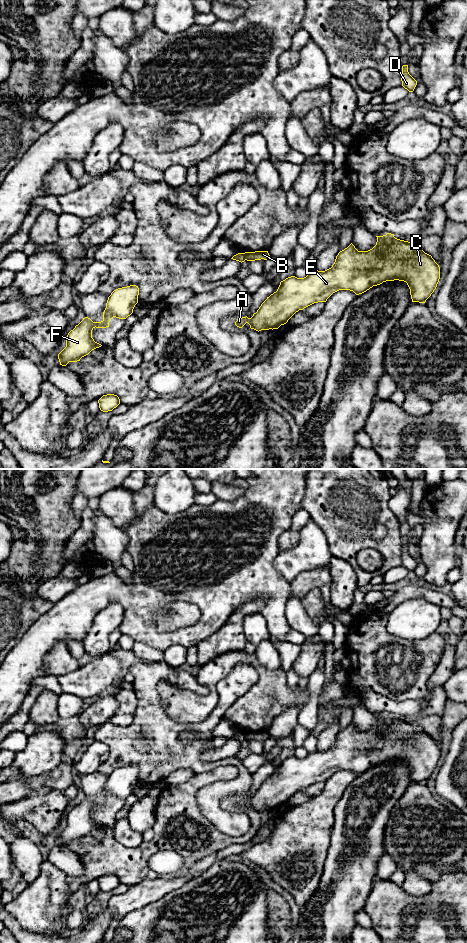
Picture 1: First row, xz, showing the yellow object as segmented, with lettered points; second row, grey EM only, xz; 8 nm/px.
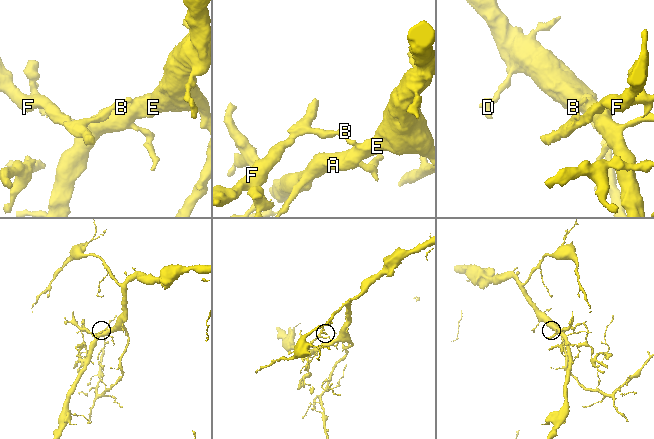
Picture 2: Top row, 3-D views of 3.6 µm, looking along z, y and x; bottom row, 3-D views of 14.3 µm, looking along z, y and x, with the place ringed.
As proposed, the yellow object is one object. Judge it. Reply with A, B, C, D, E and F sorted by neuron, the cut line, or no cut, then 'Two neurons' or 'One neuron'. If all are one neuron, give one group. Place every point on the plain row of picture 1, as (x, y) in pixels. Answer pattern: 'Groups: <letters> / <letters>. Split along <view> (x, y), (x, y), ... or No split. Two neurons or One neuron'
Groups: A B C D E / F. Split along xz (244, 733), (246, 739). Two neurons

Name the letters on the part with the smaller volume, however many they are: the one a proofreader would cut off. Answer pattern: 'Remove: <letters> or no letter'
Remove: F

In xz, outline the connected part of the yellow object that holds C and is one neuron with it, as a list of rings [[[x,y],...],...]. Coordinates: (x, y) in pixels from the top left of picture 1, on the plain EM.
[[[394,714],[376,716],[376,725],[368,731],[358,731],[351,723],[336,736],[331,748],[325,751],[308,753],[304,758],[291,756],[280,762],[276,772],[261,784],[251,798],[237,799],[235,805],[242,808],[246,803],[256,811],[278,809],[299,790],[327,779],[339,770],[350,770],[356,775],[362,774],[386,761],[404,761],[410,769],[412,782],[425,783],[437,767],[440,759],[440,747],[431,735],[425,733],[416,724],[400,720]]]

